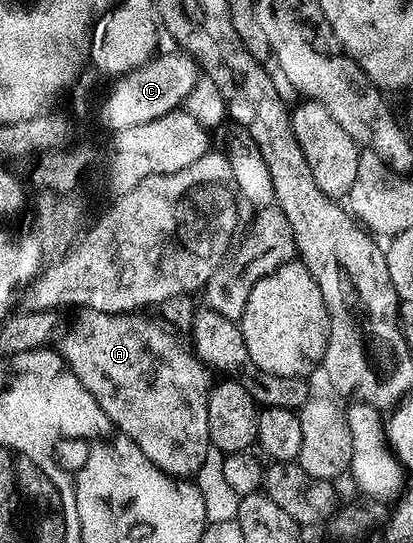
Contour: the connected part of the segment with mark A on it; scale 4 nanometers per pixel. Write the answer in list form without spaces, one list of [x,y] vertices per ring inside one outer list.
[[[82,309],[75,315],[78,316],[71,321],[70,328],[66,332],[63,330],[56,339],[56,350],[70,372],[88,393],[92,393],[92,397],[96,397],[96,405],[104,409],[115,427],[136,441],[136,445],[140,445],[140,453],[144,453],[148,461],[175,479],[189,480],[196,476],[204,464],[208,448],[206,406],[212,375],[206,364],[199,361],[193,350],[186,348],[185,351],[161,322],[153,323],[152,320],[145,319],[145,314],[109,315]]]

